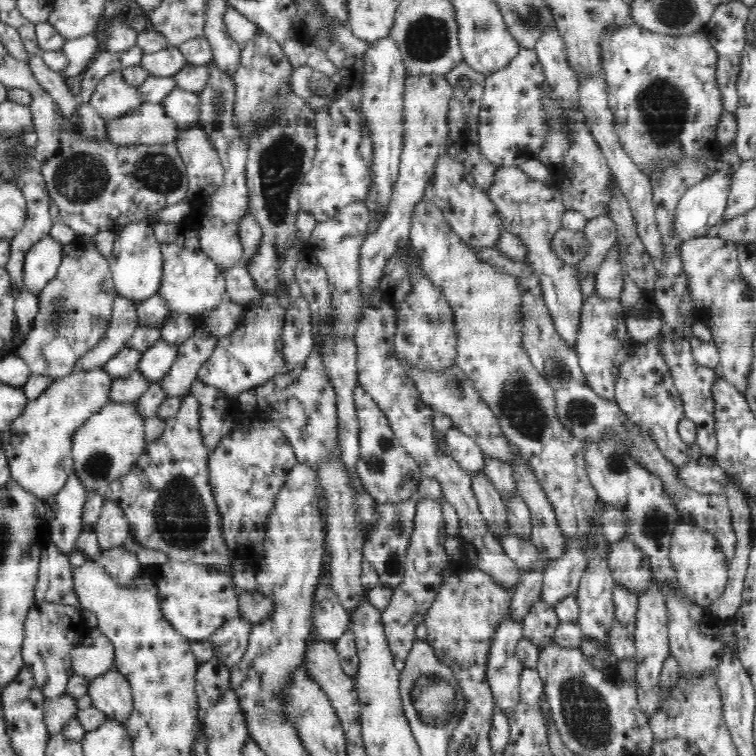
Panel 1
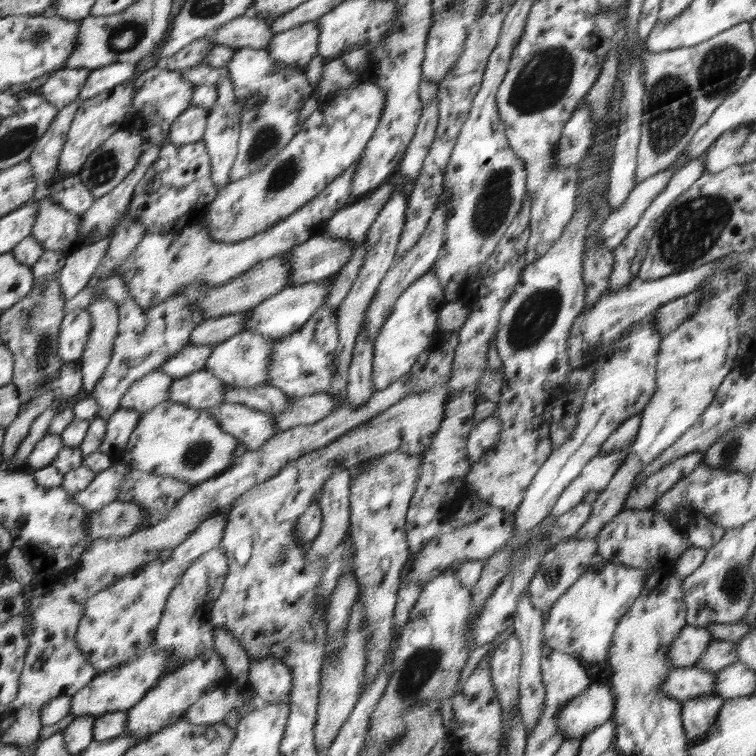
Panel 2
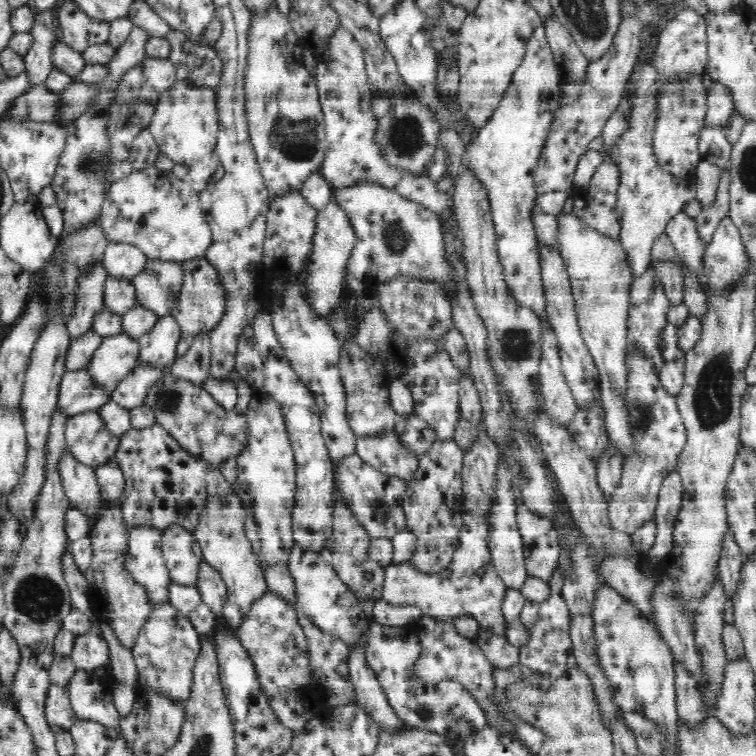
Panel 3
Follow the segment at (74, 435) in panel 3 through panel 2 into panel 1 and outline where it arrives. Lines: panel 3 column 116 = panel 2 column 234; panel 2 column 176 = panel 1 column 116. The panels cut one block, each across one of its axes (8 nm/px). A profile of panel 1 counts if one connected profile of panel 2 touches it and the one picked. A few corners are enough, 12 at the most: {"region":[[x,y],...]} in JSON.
{"region":[[111,402],[72,439],[89,492],[130,472],[147,443],[136,403]]}

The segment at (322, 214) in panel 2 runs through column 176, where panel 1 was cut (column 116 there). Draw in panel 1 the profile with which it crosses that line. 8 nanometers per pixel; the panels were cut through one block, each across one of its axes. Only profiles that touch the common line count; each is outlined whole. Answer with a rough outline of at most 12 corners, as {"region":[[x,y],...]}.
{"region":[[152,224],[115,234],[107,261],[116,296],[159,294],[164,265]]}

